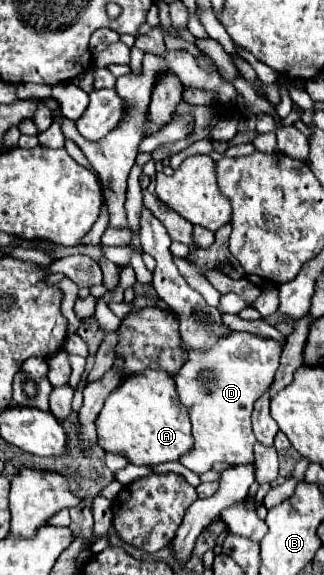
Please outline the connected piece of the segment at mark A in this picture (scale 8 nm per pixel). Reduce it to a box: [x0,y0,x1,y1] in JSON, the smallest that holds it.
[97,370,193,466]

